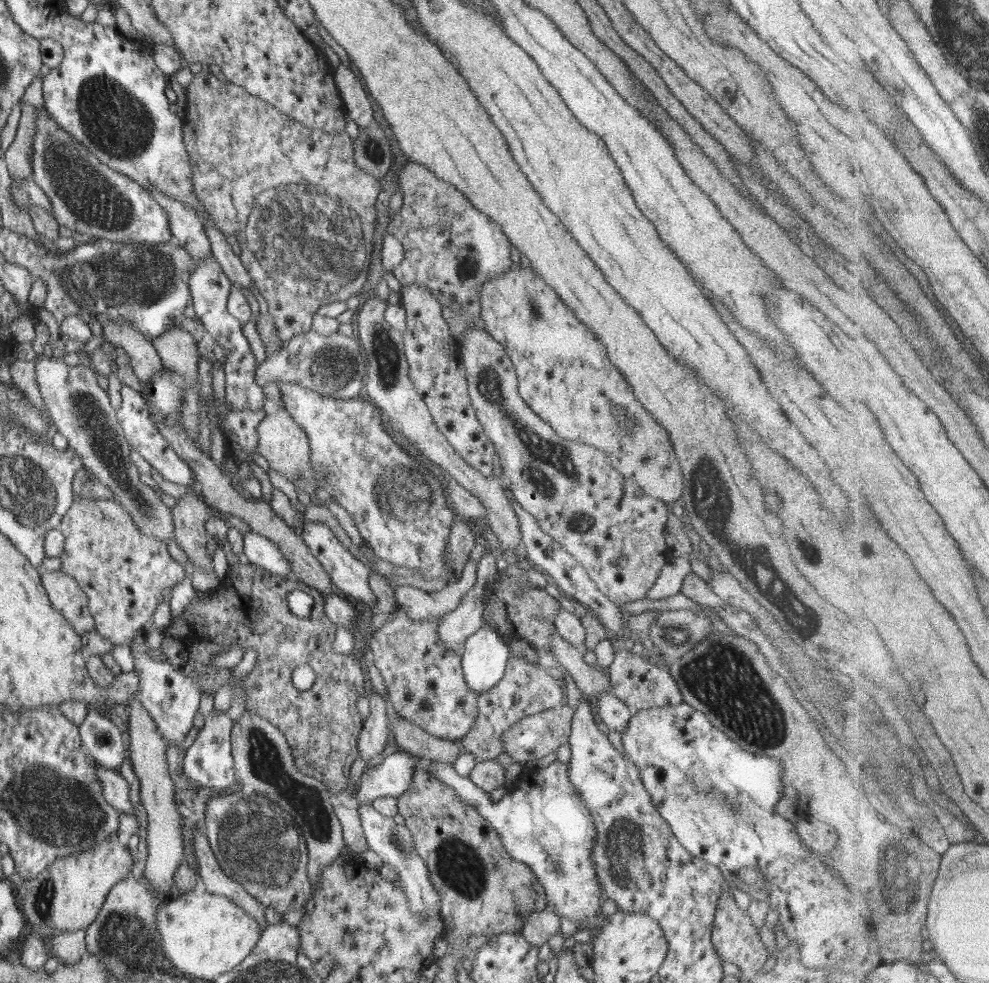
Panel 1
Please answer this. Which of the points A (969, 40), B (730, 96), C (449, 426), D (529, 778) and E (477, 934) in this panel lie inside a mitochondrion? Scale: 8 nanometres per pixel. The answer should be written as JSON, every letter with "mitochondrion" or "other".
{"A":"mitochondrion","B":"other","C":"other","D":"other","E":"other"}

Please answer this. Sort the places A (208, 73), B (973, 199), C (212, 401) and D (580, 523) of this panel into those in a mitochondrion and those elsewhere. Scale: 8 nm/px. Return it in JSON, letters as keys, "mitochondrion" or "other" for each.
{"A":"other","B":"other","C":"other","D":"mitochondrion"}

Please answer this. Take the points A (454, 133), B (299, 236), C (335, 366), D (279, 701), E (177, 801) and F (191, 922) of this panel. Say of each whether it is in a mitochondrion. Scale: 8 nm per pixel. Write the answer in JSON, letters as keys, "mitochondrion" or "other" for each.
{"A":"other","B":"mitochondrion","C":"mitochondrion","D":"other","E":"other","F":"other"}

